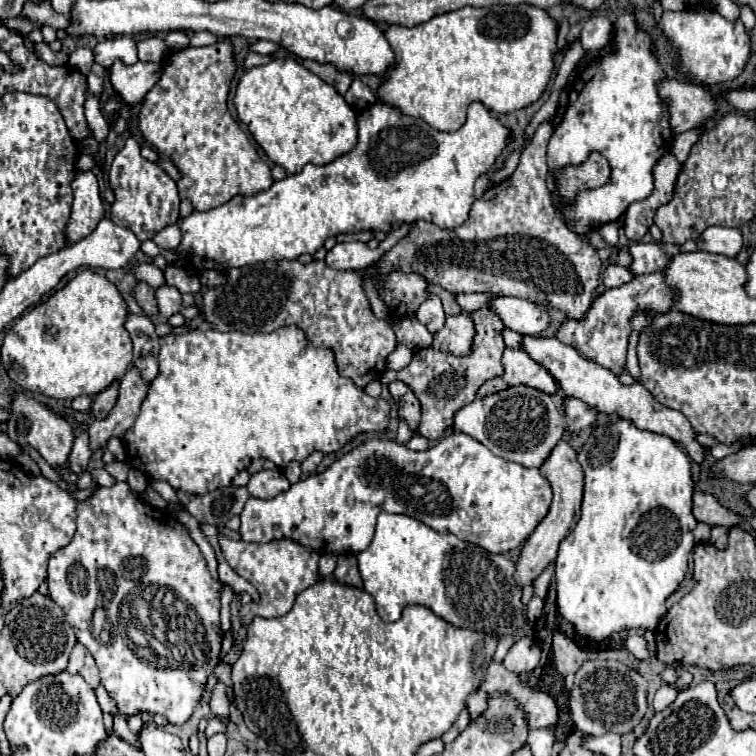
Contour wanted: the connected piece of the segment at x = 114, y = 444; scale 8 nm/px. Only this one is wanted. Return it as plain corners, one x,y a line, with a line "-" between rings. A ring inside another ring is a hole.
111,438
108,441
106,448
113,454
117,461
125,461
127,458
126,447
120,438

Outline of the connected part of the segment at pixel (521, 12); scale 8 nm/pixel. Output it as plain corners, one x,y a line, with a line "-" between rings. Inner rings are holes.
518,4
518,6
492,6
492,8
462,8
462,10
454,10
454,12
446,12
446,14
440,14
440,16
434,16
430,18
428,22
422,22
418,26
396,26
392,24
386,32
384,32
386,40
390,42
392,50
394,50
394,56
396,56
396,64
388,68
386,76
382,78
382,84
378,86
376,94
378,94
378,100
386,106
392,106
392,108
398,108
404,116
412,116
412,118
422,118
426,124
430,124
434,130
438,132
454,132
458,130
464,120
466,120
466,108
470,102
474,100
480,100
486,108
498,112
498,114
506,114
506,112
514,112
514,110
520,110
532,102
536,102
540,98
540,94
544,92
546,84
548,84
548,78
552,74
552,68
554,68
554,52
556,52
556,36
558,36
558,28
556,28
556,22
548,16
546,10
540,10
540,8
532,8
530,4

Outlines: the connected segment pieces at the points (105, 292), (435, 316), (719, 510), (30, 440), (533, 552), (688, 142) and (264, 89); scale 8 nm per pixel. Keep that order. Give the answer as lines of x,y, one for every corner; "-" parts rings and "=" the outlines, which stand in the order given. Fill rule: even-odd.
82,270
62,290
58,290
46,302
24,312
14,322
4,336
2,364
8,376
28,392
44,394
56,400
72,400
82,394
96,396
112,382
120,380
132,362
132,340
124,328
128,314
126,300
106,276
100,276
92,270
=
432,294
416,312
416,318
420,324
424,324
432,334
436,334
438,330
442,330
444,322
446,322
446,314
442,310
442,302
436,294
=
694,492
692,500
694,500
694,516
696,516
696,520
704,522
708,526
726,526
726,528
730,528
730,526
736,526
744,520
740,514
720,506
712,494
=
12,394
10,400
10,418
6,420
8,430
6,434
20,442
20,444
28,444
32,448
36,448
40,452
40,456
50,464
50,466
64,466
68,460
68,452
72,450
72,440
74,440
74,428
72,424
58,416
56,412
52,412
48,406
44,406
42,402
28,398
26,394
=
560,440
556,444
556,448
552,450
550,458
540,466
540,472
550,482
554,498
552,498
548,514
544,516
544,520
532,532
528,544
522,548
520,560
516,564
516,580
522,586
526,586
532,580
536,580
540,576
540,572
550,562
554,562
558,546
560,546
560,540
564,540
564,536
568,536
572,532
572,528
576,526
576,522
580,518
580,500
582,500
582,488
584,488
584,472
582,472
582,466
580,466
578,458
576,458
576,450
568,442
=
688,130
688,132
678,134
678,136
674,138
674,142
672,142
672,152
674,152
674,156
676,156
680,162
684,162
684,160
688,158
690,148
700,140
700,136
702,136
700,130
=
274,58
272,62
264,66
256,66
248,70
238,84
236,96
234,96
238,118
248,126
254,140
260,144
260,148
266,152
266,156
282,166
286,174
296,174
304,164
328,164
334,158
350,152
358,142
358,126
356,126
356,114
346,104
344,96
338,94
338,90
324,80
320,80
316,74
306,70
302,64
298,64
294,58

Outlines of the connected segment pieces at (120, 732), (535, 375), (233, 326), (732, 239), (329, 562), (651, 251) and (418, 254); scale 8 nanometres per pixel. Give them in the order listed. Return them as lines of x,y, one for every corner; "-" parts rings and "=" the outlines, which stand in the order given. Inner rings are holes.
116,714
116,718
114,718
114,728
112,728
112,732
114,732
114,736
118,736
118,738
130,742
134,748
140,748
140,746
142,746
140,740
138,740
138,736
134,736
134,734
130,732
128,722
126,722
120,714
=
506,348
502,354
502,366
504,366
502,380
508,386
524,384
546,394
556,392
556,382
552,380
552,376
548,376
548,372
544,372
544,368
540,368
540,364
536,364
526,352
=
284,260
280,264
252,264
232,268
228,282
202,294
202,312
220,332
272,332
282,326
298,326
310,346
336,352
336,368
360,390
380,378
386,370
386,358
396,348
396,336
386,320
378,320
360,286
358,270
334,270
320,260
300,264
=
708,226
700,234
696,244
698,244
698,250
706,250
712,254
724,254
724,256
734,258
742,248
742,234
738,228
=
322,554
318,562
318,574
320,578
330,578
336,568
336,554
=
636,242
626,246
624,250
630,252
632,256
632,262
628,266
632,274
658,272
664,268
664,260
668,260
668,256
662,252
662,248
656,242
=
554,116
544,120
532,138
532,144
522,152
520,164
514,170
514,174
504,180
498,186
492,186
484,192
482,198
478,198
472,204
470,218
452,230
440,230
432,222
418,220
414,222
408,236
404,236
386,256
382,256
374,266
370,266
366,272
374,278
376,272
384,272
384,268
392,268
392,264
404,264
404,268
416,268
416,272
424,272
432,284
438,284
454,294
460,292
490,292
490,294
502,294
502,296
516,296
524,298
536,304
552,306
566,316
580,318
588,310
588,304
592,298
596,298
596,286
600,282
600,266
602,260
598,252
588,244
582,242
572,230
566,228
566,224
560,220
556,210
552,208
550,194
546,188
546,146
552,136
556,122

